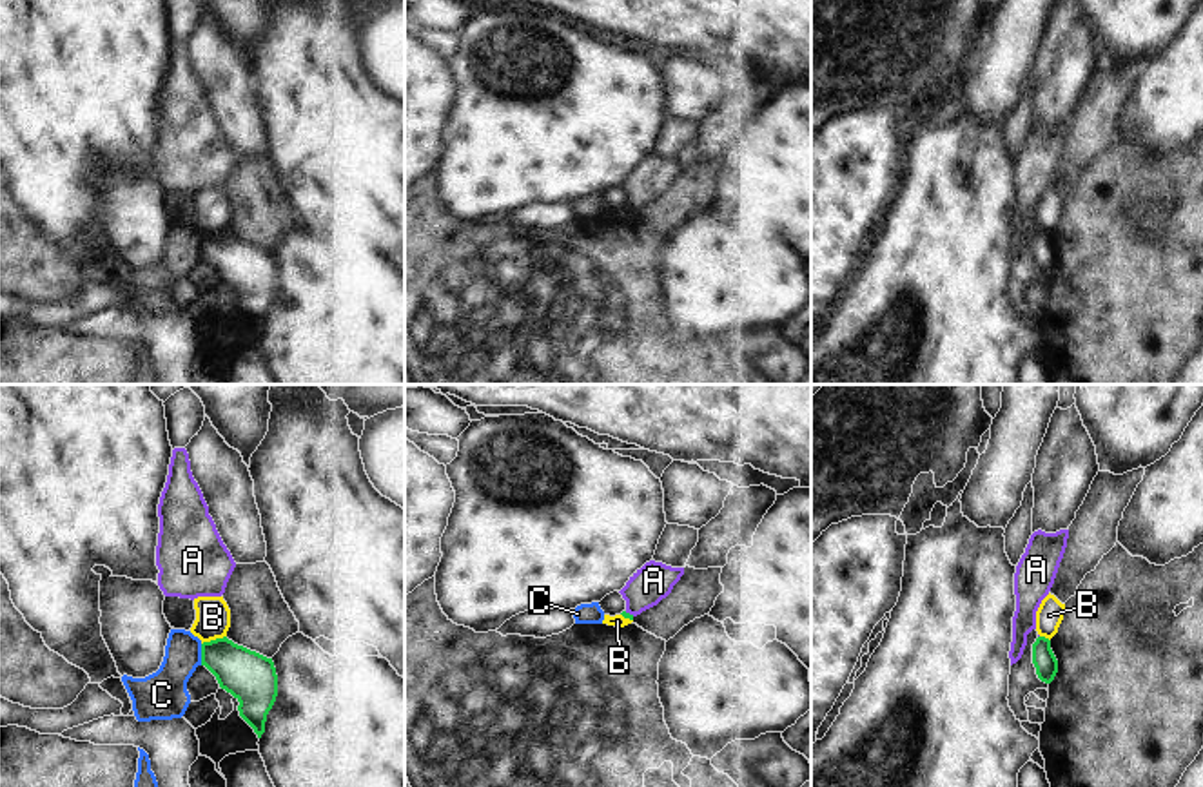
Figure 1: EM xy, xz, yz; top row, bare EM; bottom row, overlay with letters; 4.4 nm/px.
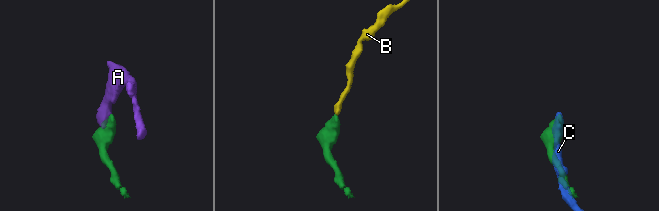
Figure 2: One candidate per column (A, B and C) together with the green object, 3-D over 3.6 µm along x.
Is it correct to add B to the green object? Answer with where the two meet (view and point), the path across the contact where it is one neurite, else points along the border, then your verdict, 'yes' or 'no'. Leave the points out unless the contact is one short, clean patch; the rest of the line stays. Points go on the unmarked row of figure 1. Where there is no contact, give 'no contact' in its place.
xy (213, 234) | along xy (225, 229), (202, 238) | no

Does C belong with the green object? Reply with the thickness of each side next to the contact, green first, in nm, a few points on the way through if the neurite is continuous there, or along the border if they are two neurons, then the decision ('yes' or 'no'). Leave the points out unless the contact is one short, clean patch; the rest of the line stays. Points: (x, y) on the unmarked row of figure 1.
calibres 220 and 220 nm; border xy (200, 238), (202, 258); no

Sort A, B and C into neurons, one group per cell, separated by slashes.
A / B / C

